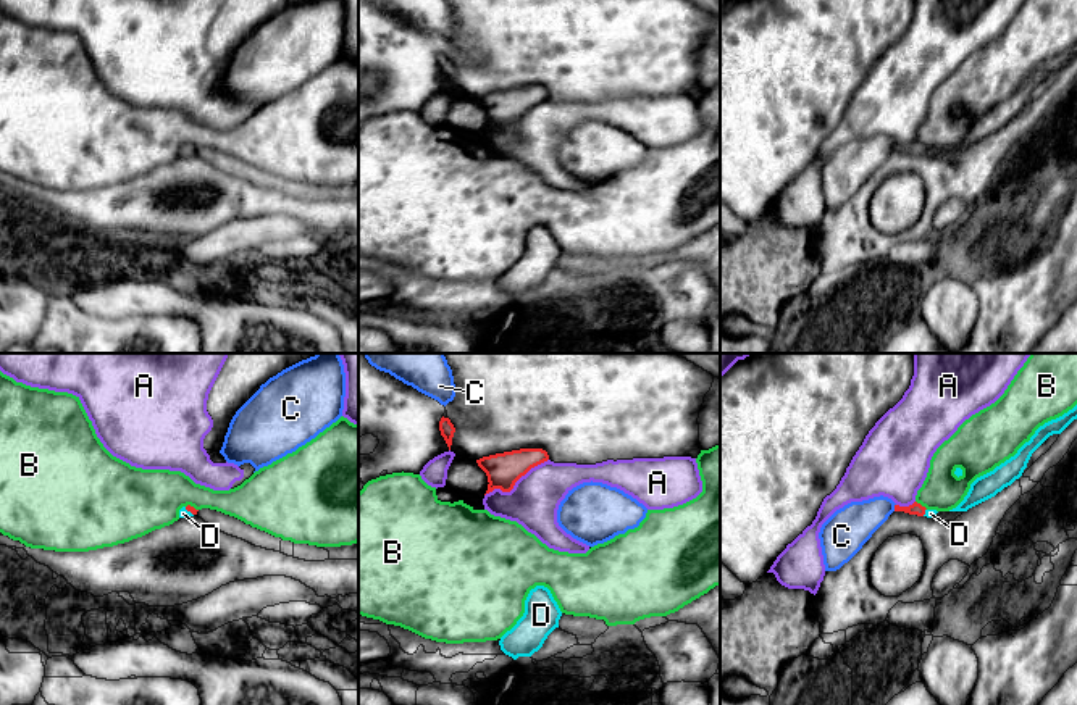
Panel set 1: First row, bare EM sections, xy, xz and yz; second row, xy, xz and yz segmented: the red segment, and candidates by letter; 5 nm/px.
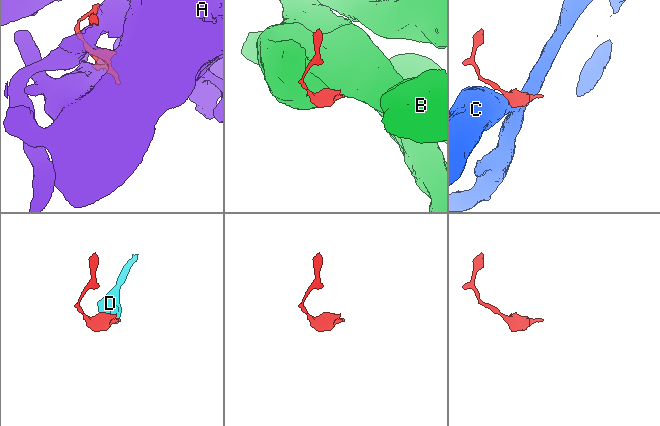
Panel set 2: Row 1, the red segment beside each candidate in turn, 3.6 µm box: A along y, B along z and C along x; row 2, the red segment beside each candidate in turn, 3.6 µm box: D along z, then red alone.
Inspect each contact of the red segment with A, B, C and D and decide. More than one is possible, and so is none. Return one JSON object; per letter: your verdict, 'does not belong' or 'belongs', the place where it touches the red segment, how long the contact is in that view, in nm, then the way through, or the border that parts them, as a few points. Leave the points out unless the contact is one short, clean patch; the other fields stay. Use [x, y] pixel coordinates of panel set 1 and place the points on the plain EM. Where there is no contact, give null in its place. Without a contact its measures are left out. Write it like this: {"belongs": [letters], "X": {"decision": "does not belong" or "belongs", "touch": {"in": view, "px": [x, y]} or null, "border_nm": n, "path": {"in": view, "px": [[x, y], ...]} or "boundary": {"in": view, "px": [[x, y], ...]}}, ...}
{"belongs": ["D"], "A": {"decision": "does not belong", "touch": {"in": "xz", "px": [515, 120]}, "border_nm": 380}, "B": {"decision": "does not belong", "touch": {"in": "yz", "px": [921, 144]}, "border_nm": 80}, "C": {"decision": "does not belong", "touch": {"in": "yz", "px": [895, 146]}, "border_nm": 40}, "D": {"decision": "belongs", "touch": {"in": "xy", "px": [189, 149]}, "border_nm": 60, "path": {"in": "xy", "px": [[192, 149], [189, 149], [183, 152]]}}}

